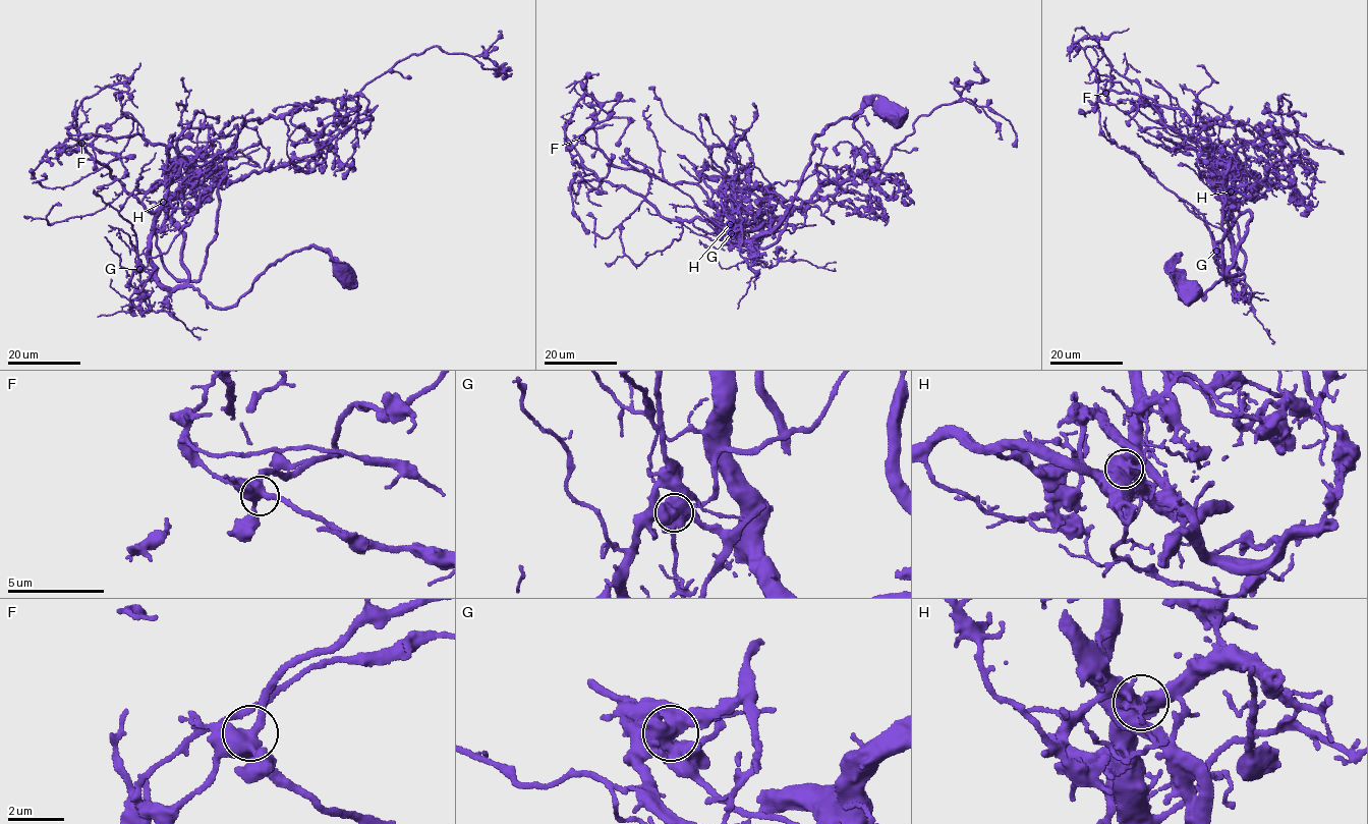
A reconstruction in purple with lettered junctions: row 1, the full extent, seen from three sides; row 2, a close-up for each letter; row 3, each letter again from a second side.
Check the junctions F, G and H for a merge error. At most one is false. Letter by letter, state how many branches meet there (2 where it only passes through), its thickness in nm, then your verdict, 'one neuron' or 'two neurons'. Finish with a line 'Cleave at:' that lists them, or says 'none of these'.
F: branches 4; calibre 480 nm; one neuron
G: branches 4; calibre 550 nm; two neurons
H: branches 4; calibre 550 nm; one neuron
Cleave at: G

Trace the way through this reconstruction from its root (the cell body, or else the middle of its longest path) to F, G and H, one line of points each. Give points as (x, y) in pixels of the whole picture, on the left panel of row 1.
F: (342, 271), (303, 248), (230, 307), (167, 288), (151, 258), (155, 214), (81, 147), (100, 135), (81, 143)
G: (342, 271), (327, 252), (303, 248), (224, 308), (153, 278), (143, 291), (139, 268)
H: (342, 271), (303, 248), (230, 307), (214, 306), (189, 284), (163, 202)

